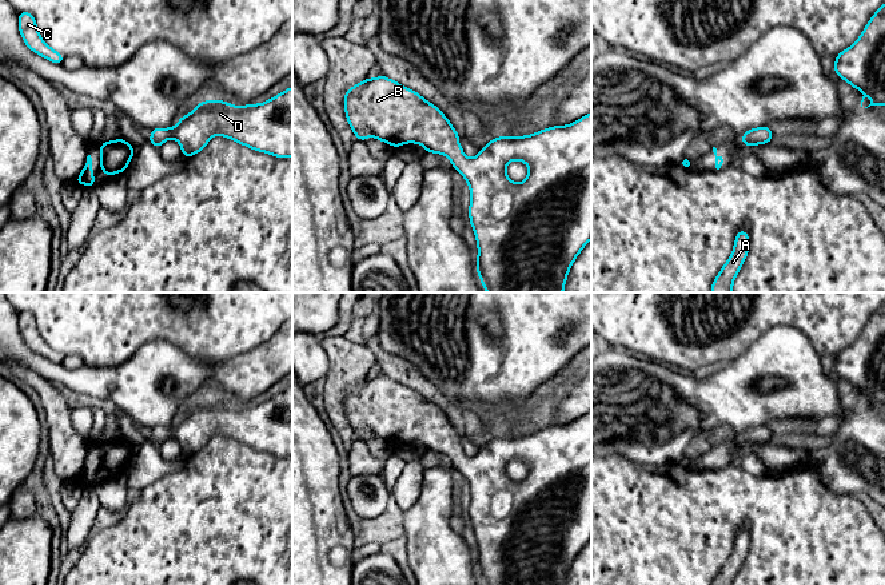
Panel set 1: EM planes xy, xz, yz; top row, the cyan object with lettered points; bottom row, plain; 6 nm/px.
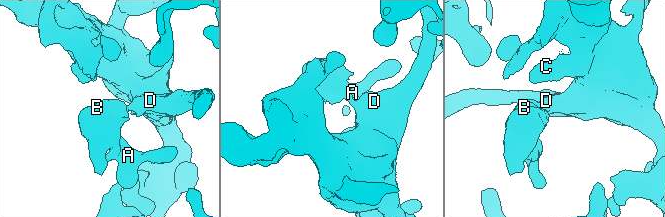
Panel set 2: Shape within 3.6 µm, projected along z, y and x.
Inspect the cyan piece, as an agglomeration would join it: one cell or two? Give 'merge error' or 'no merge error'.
no merge error

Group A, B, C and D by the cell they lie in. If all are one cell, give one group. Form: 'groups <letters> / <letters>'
groups A B C D

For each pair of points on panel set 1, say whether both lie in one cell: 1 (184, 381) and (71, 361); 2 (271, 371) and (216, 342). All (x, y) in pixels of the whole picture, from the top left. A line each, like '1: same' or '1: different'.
1: different
2: different

